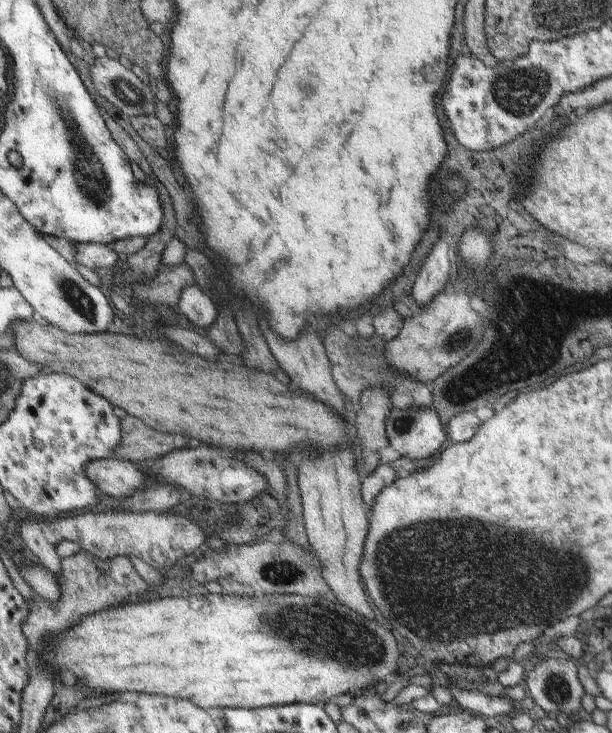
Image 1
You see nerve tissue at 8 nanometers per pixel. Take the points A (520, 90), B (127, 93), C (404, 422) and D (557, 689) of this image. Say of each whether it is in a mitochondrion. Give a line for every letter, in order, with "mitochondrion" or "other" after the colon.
A: mitochondrion
B: mitochondrion
C: mitochondrion
D: mitochondrion

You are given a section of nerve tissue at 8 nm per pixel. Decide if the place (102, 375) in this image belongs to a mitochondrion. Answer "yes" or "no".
no

